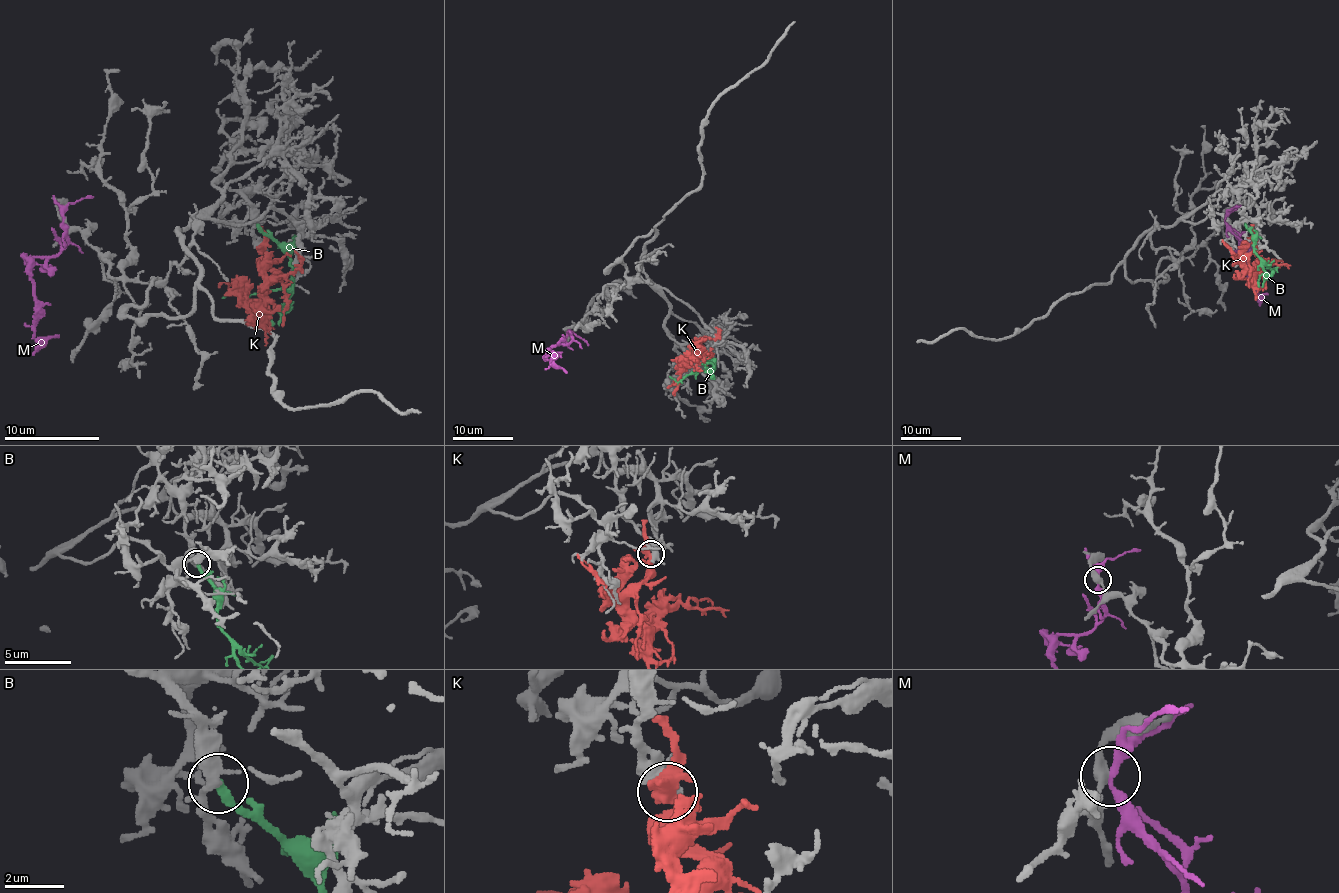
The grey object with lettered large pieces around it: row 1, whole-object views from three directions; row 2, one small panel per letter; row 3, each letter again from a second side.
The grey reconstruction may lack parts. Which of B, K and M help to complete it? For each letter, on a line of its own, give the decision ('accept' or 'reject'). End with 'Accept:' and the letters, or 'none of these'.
B: reject
K: reject
M: reject
Accept: none of these

